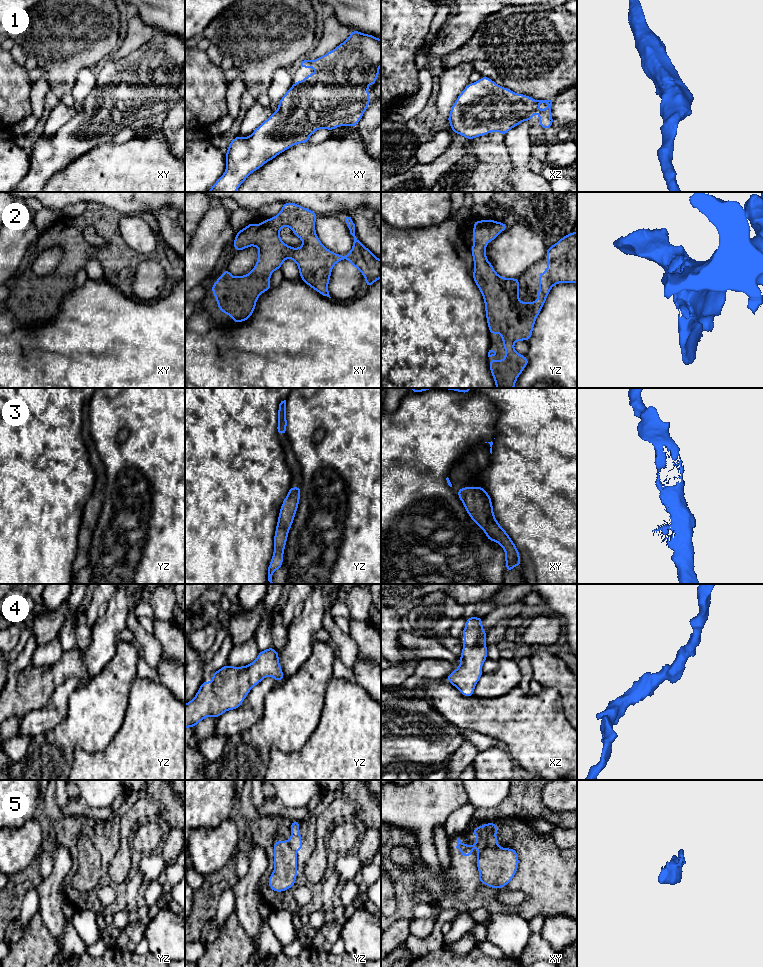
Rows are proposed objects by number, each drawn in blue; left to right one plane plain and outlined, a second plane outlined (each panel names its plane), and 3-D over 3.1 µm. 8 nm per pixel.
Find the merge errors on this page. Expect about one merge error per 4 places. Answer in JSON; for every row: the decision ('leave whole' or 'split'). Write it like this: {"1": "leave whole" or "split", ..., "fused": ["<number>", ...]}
{"1": "leave whole", "2": "leave whole", "3": "leave whole", "4": "leave whole", "5": "split", "fused": ["5"]}

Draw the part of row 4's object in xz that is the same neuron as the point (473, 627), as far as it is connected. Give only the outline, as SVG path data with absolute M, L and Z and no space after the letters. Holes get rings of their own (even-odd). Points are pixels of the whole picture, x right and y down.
M475 615L466 619L466 625L461 635L466 638L463 641L463 649L460 655L460 666L457 667L451 674L446 677L454 687L465 697L472 697L474 694L475 686L480 677L484 674L482 665L487 657L486 635L482 627L483 618L477 618Z

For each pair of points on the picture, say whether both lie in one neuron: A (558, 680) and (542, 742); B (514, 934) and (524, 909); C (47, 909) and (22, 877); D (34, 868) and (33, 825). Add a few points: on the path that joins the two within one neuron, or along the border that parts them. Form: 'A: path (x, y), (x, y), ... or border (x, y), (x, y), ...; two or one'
A: border (544, 688), (554, 688), (558, 692), (564, 711); two
B: border (498, 911), (517, 912), (528, 921); two
C: border (42, 879), (36, 888); two
D: border (37, 856), (23, 869), (15, 872); two

